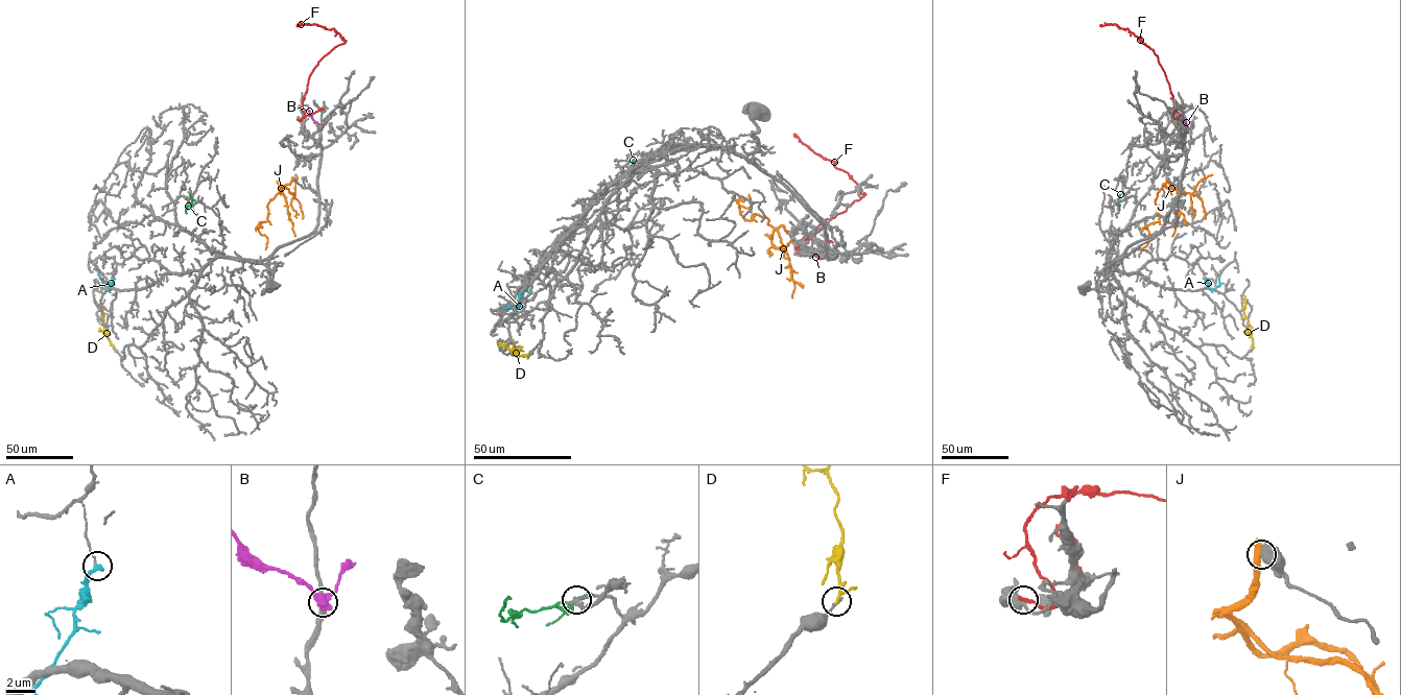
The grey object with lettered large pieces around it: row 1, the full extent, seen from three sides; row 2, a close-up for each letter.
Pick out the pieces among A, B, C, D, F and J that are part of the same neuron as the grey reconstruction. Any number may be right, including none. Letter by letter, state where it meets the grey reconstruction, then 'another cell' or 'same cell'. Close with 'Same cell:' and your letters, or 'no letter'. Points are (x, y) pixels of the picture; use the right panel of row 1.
A: (1204, 279) | another cell
B: (1185, 126) | another cell
C: (1117, 205) | another cell
D: (1252, 349) | another cell
F: (1182, 120) | another cell
J: (1167, 178) | another cell
Same cell: no letter

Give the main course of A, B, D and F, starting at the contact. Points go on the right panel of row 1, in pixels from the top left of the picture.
A: (1204, 279), (1210, 290), (1219, 285), (1220, 273)
B: (1185, 126), (1181, 109)
D: (1252, 349), (1251, 327), (1243, 312), (1245, 295)
F: (1182, 120), (1154, 51), (1128, 28), (1114, 24), (1099, 26)

